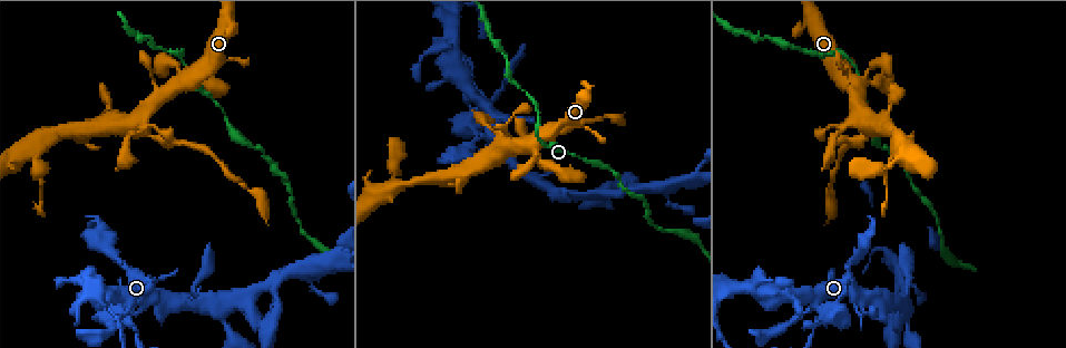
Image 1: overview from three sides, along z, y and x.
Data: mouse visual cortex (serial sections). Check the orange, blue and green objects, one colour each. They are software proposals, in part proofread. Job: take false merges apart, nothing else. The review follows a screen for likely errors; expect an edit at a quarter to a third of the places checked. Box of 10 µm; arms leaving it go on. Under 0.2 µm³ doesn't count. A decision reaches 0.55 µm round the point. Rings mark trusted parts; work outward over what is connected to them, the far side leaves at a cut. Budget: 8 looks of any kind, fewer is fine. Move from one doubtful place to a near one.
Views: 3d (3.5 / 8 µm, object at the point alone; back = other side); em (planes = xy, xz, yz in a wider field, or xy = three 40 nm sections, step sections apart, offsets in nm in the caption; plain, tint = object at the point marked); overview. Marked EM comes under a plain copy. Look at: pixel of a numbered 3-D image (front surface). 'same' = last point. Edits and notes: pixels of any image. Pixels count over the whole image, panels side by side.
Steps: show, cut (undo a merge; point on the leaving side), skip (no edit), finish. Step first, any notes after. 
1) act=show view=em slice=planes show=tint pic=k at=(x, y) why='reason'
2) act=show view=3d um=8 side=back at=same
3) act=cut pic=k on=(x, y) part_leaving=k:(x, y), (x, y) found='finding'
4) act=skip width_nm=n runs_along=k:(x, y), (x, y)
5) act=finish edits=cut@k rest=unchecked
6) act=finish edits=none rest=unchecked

act=show view=3d um=3.5 side=back pic=1 at=(224, 118) why='a narrow waist'

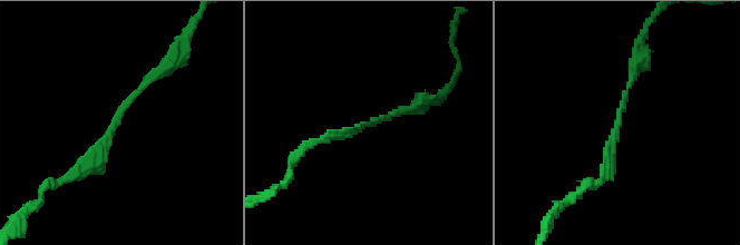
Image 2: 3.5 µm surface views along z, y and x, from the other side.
act=show view=em slice=xy step=1 show=tint pic=2 at=(114, 121) why='need the tissue'

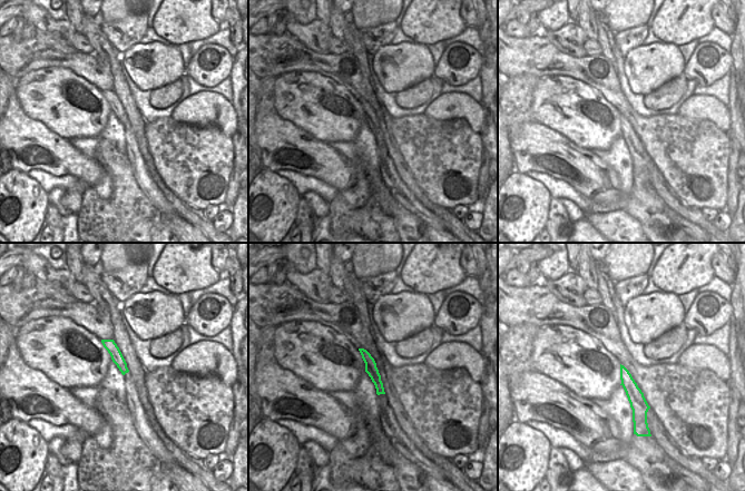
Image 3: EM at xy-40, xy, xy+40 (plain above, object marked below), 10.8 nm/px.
act=skip width_nm=130 runs_along=3:(623, 370), (640, 408), (640, 412) found='one cell here'

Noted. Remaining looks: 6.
act=show view=3d um=3.5 pic=1 at=(867, 135) why='abrupt turn'

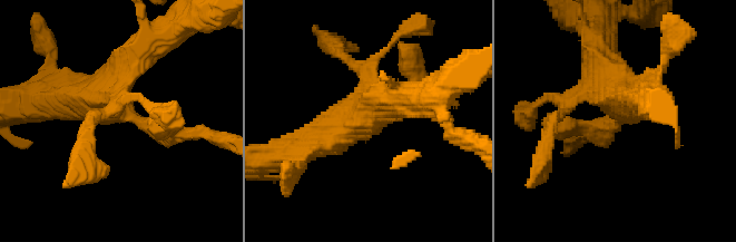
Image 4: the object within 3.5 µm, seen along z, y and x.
act=show view=em slice=xy step=5 show=tint pic=4 at=(126, 114) why='shape alone is not enough'

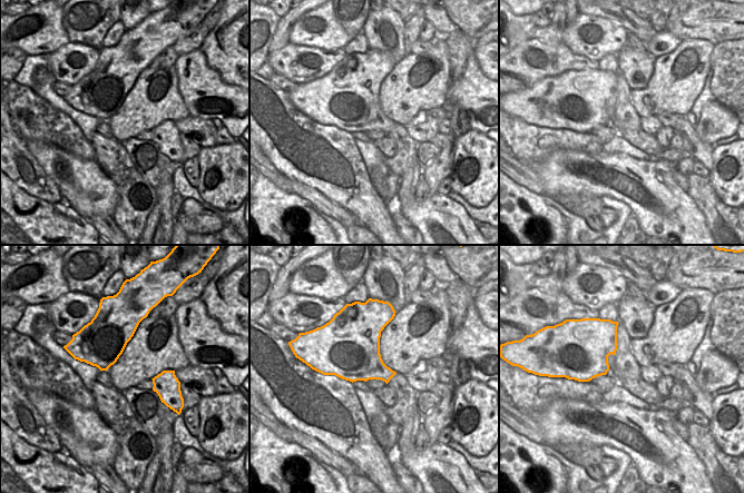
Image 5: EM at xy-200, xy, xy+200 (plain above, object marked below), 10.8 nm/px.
act=cut pic=4 on=(581, 124) found='a second cell is stuck on'

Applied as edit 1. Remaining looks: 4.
act=show view=3d um=3.5 pic=1 at=(131, 320)

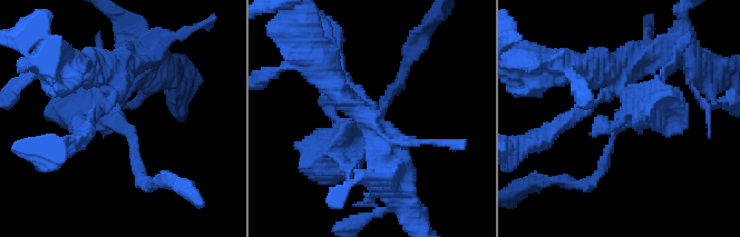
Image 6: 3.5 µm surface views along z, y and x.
act=show view=em slice=xy step=2 show=tint pic=6 at=(119, 117) why='now the EM'

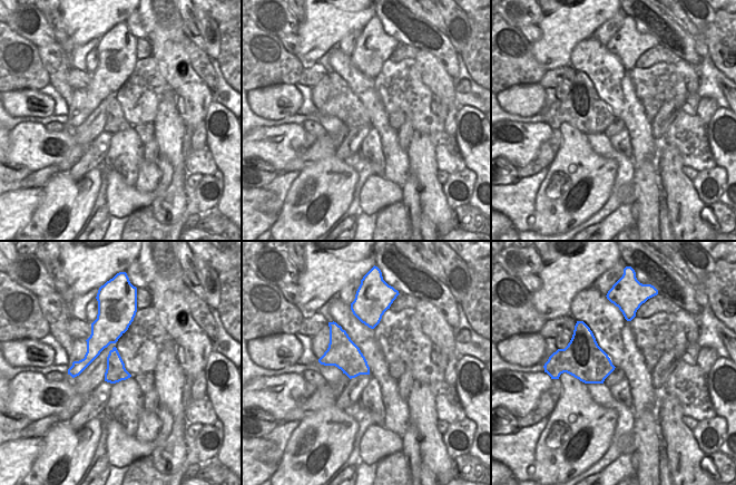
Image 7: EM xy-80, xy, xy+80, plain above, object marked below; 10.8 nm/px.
act=cut pic=6 on=(619, 128) part_leaving=6:(621, 95), (655, 105), (678, 50) found='a second cell is stuck on'

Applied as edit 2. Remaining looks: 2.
act=finish edits=cut@4,cut@6 rest=unchecked

